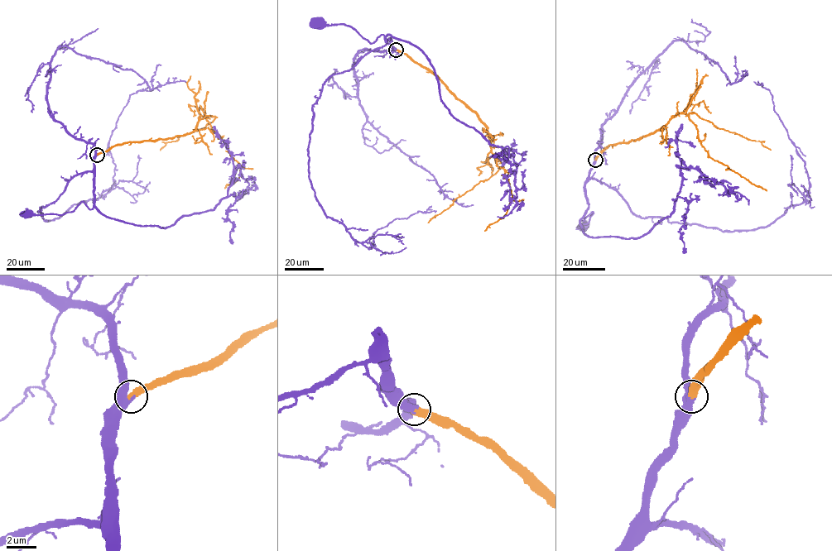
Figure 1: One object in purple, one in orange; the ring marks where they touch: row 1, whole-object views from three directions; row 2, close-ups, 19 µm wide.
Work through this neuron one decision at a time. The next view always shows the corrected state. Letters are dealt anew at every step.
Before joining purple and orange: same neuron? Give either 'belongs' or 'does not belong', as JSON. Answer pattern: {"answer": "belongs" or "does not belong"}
{"answer": "belongs"}

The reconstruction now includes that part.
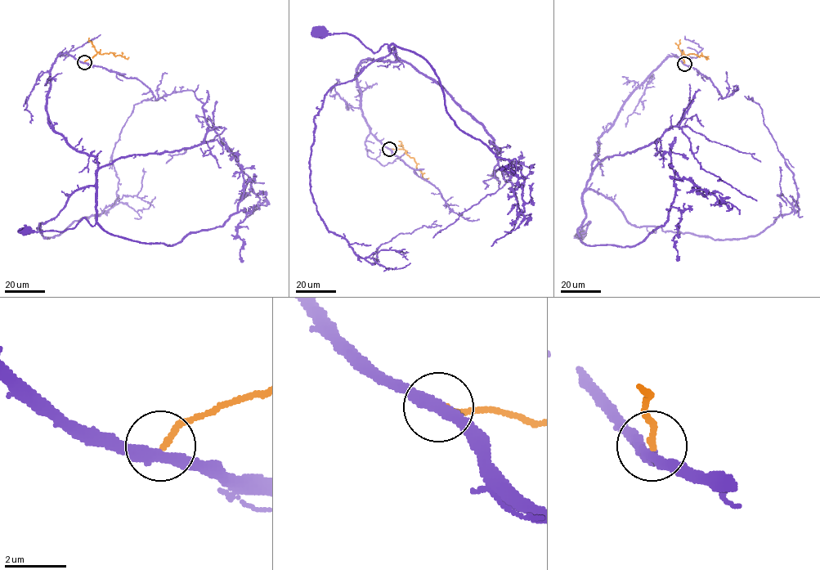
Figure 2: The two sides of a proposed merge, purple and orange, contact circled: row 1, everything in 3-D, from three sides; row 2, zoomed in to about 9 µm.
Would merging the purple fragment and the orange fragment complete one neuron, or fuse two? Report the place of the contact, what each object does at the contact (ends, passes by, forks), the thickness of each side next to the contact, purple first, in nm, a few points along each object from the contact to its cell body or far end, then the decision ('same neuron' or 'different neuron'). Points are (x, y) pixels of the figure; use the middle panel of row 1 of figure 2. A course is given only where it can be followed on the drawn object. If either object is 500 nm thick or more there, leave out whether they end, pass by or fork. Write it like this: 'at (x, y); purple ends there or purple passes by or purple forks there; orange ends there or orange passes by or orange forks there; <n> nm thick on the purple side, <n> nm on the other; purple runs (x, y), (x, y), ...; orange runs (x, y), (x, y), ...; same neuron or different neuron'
at (389, 149); purple passes by; orange ends there; 360 nm thick on the purple side, 200 nm on the other; purple runs (389, 149), (363, 115), (356, 69), (369, 59), (396, 62), (394, 49), (374, 53), (321, 30); orange runs (389, 149), (404, 150), (414, 159), (423, 177), (428, 178); same neuron

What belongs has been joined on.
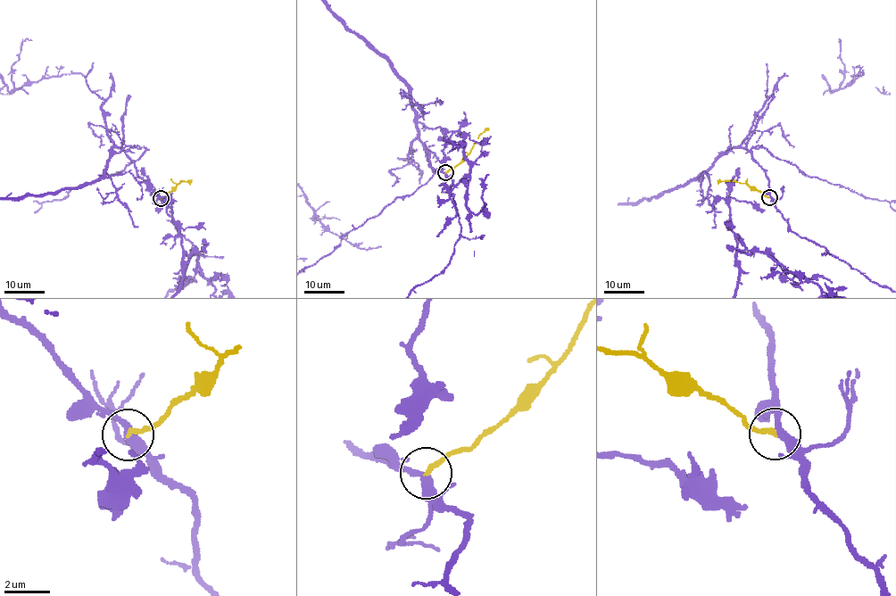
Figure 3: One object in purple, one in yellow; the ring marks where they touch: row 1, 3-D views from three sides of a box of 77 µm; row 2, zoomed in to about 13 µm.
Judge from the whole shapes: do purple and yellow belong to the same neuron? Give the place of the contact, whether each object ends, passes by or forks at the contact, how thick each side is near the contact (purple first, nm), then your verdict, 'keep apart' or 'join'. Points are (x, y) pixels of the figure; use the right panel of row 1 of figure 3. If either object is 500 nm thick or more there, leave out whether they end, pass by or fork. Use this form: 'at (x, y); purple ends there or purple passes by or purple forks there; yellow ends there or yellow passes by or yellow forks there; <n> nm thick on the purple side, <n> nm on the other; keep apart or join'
at (769, 197); purple passes by; yellow ends there; 360 nm thick on the purple side, 200 nm on the other; keep apart

